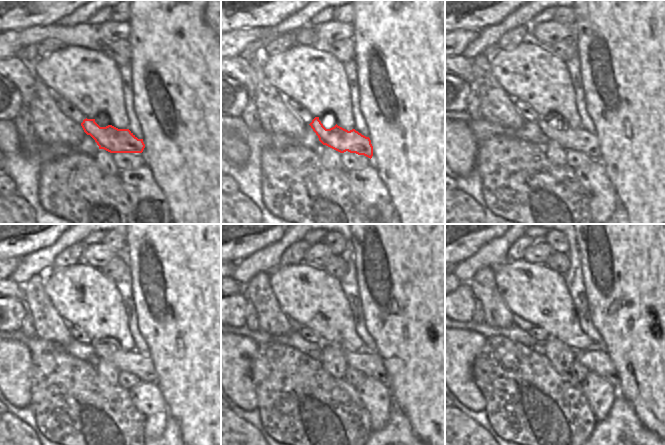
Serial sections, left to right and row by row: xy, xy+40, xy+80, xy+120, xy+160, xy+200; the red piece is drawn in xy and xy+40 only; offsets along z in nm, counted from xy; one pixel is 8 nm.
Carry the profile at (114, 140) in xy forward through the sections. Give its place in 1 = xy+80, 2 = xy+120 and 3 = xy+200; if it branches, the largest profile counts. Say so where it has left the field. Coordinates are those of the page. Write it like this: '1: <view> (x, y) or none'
1: xy+80 (554, 127)
2: xy+120 (133, 362)
3: xy+200 (598, 361)

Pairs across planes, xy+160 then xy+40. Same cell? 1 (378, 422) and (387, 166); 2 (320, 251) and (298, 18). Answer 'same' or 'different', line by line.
1: different
2: different

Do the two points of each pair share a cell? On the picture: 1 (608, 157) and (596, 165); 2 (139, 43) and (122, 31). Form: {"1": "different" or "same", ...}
{"1": "different", "2": "different"}

